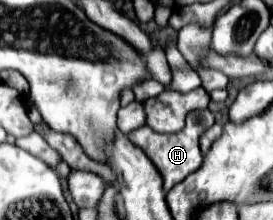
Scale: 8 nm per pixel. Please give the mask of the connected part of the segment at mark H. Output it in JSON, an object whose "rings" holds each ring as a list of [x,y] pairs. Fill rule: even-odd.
{"rings":[[[205,108],[205,110],[193,110],[193,112],[189,112],[187,114],[185,128],[181,132],[175,132],[175,134],[159,134],[155,130],[149,130],[149,126],[141,126],[141,128],[133,130],[129,134],[129,138],[131,138],[131,142],[135,146],[143,148],[145,154],[151,158],[151,162],[157,166],[157,170],[161,172],[163,182],[165,182],[165,192],[169,192],[175,184],[179,184],[189,174],[193,174],[193,170],[199,170],[201,160],[203,160],[203,154],[199,150],[199,136],[207,128],[211,128],[213,124],[215,124],[215,116],[211,114],[209,108]]]}

